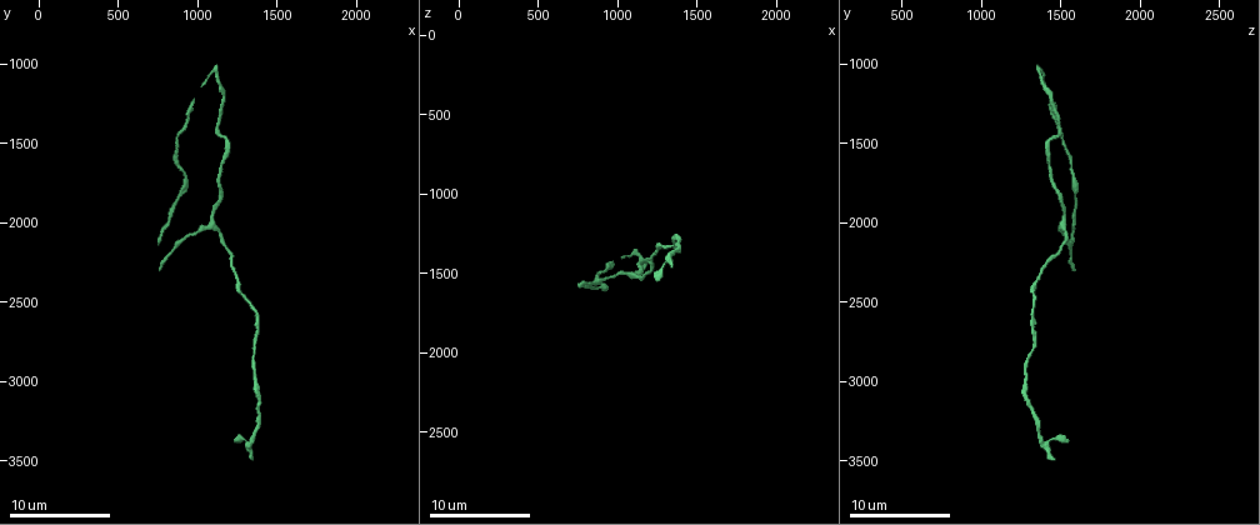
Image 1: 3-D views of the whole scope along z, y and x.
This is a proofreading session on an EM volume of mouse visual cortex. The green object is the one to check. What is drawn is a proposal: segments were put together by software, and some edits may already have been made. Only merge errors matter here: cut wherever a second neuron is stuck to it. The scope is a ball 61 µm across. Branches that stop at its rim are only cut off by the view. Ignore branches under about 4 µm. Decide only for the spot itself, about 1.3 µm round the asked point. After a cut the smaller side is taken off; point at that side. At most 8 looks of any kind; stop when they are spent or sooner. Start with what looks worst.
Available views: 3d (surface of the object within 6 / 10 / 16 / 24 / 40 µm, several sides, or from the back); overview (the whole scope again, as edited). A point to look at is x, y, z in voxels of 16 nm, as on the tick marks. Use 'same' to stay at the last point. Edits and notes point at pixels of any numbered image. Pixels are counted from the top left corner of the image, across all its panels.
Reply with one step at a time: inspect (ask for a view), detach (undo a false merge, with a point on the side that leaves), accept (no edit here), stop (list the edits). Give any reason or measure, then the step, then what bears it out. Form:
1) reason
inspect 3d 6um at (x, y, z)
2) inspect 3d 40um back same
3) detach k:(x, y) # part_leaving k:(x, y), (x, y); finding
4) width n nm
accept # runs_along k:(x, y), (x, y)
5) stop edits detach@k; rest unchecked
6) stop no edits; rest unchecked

inspect 3d 10um at (1060, 2020, 1500)

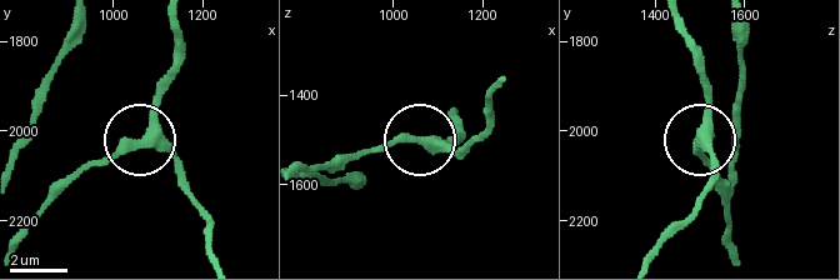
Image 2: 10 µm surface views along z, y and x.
arms 3
accept # one neuron here

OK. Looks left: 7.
inspect 3d 10um at (1140, 1460, 1480)

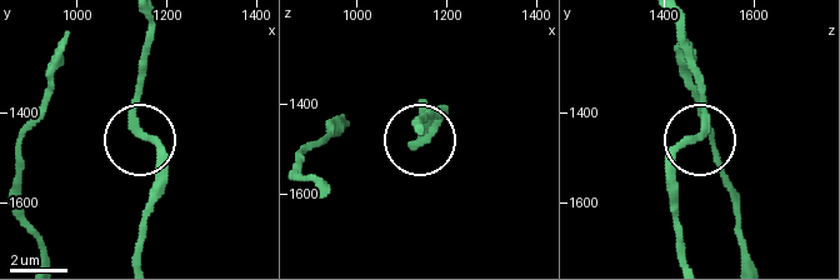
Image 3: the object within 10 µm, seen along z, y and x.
inspect 3d 6um at (1155, 1455, 1475)

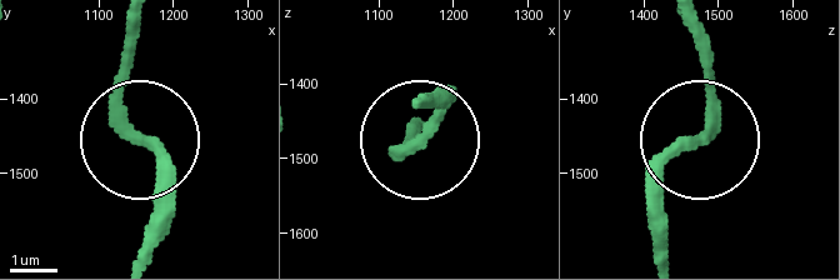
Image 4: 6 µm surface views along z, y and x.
accept # all the same neuron

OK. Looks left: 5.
calibre changes
inspect 3d 10um at (1280, 2460, 1340)

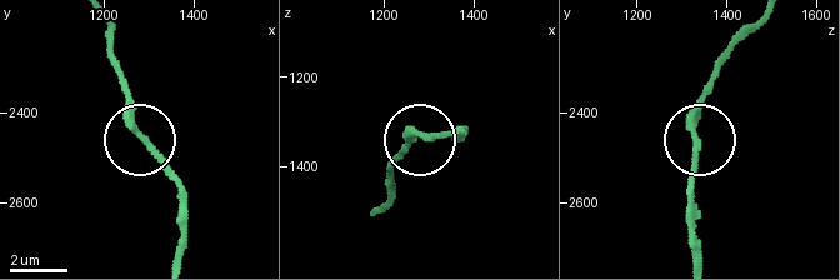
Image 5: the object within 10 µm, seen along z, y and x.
width 200 nm
accept # runs_along 5:(108, 23), (136, 130), (186, 193); all the same neuron

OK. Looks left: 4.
calibre changes
inspect 3d 16um at (1140, 1740, 1460)

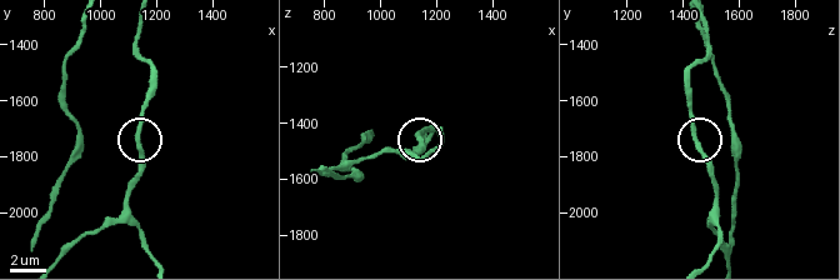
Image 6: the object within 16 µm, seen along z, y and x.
from behind
inspect 3d 16um back at (1140, 1760, 1460)

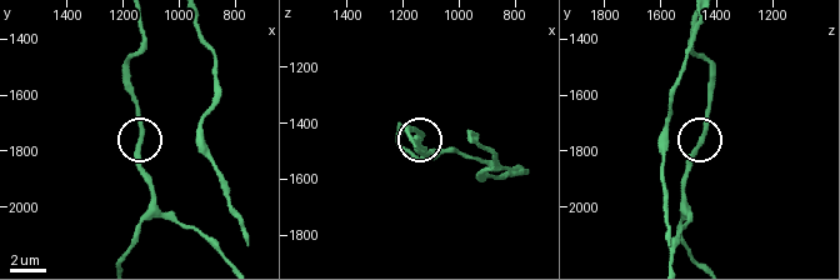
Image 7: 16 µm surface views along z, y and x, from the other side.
accept # runs_along 7:(124, 256), (150, 200), (136, 99); all the same neuron

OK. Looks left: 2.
stop no edits; rest unchecked

